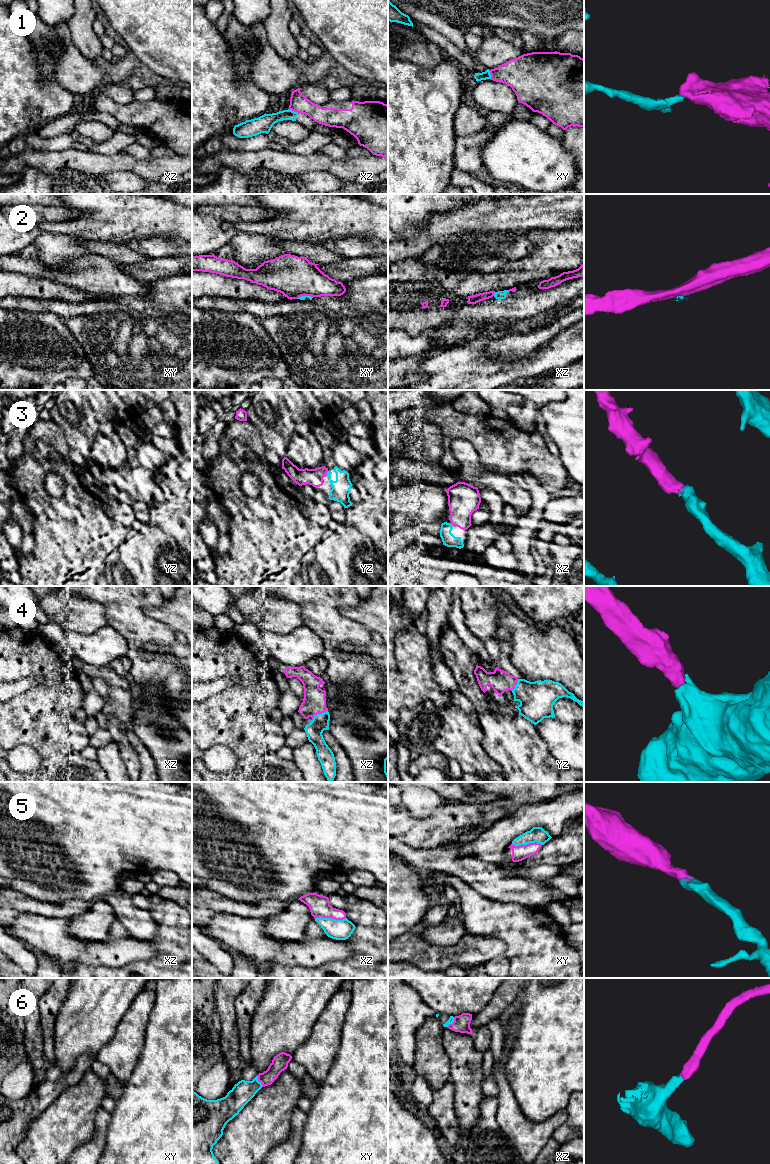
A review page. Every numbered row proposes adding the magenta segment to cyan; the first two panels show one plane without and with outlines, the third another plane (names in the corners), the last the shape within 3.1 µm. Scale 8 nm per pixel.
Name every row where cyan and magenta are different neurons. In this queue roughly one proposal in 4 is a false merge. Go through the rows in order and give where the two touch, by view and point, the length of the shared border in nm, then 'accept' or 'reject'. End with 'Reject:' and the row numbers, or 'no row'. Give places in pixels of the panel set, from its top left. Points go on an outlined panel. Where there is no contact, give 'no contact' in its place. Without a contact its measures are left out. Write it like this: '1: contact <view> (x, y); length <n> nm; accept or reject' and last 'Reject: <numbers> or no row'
1: contact xz (293, 111); length 90 nm; reject
2: contact xz (494, 294); length 40 nm; reject
3: contact yz (327, 473); length 50 nm; accept
4: contact xz (318, 714); length 150 nm; accept
5: contact xz (330, 918); length 240 nm; accept
6: contact xy (258, 1081); length 100 nm; accept
Reject: 1, 2

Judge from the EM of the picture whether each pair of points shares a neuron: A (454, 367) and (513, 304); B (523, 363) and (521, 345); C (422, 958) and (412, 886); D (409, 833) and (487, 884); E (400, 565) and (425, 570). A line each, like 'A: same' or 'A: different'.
A: different
B: different
C: different
D: different
E: same

